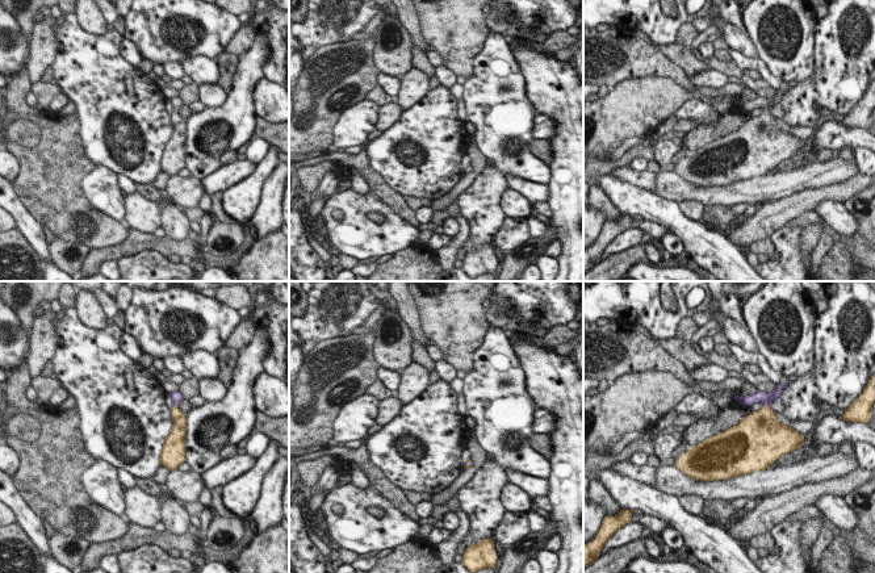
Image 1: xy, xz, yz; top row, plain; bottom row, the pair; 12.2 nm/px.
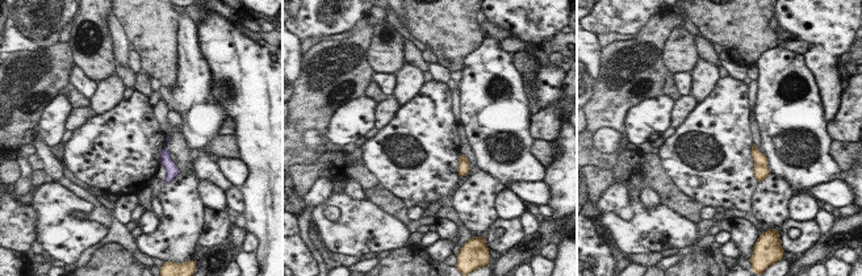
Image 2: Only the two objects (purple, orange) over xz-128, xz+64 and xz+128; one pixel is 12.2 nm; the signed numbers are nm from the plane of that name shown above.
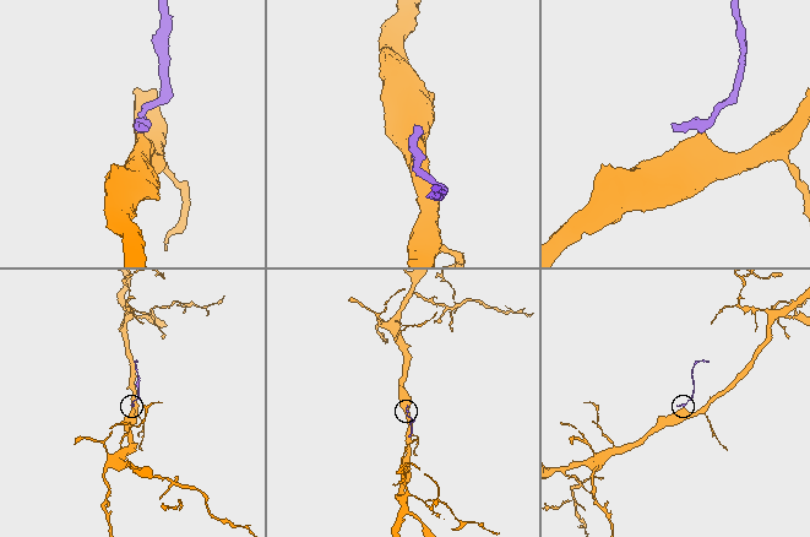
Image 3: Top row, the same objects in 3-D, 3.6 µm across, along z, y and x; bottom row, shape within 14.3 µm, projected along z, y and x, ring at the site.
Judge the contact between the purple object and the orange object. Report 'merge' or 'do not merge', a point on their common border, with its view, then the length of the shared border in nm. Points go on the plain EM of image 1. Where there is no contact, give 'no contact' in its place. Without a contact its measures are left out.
merge; contact yz (766, 112); length 110 nm

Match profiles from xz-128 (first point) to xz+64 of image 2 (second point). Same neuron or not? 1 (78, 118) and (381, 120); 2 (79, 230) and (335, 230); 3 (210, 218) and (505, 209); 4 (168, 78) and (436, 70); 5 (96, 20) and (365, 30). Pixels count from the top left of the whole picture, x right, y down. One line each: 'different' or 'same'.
1: same
2: same
3: different
4: different
5: different

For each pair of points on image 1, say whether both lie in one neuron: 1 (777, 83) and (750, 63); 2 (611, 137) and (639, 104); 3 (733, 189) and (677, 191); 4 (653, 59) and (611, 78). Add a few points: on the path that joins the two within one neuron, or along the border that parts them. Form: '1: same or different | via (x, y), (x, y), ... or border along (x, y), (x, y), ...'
1: same | via (770, 78), (757, 65)
2: same | via (614, 129), (631, 112)
3: same | via (719, 193), (691, 192)
4: same | via (643, 59), (629, 59), (622, 67)

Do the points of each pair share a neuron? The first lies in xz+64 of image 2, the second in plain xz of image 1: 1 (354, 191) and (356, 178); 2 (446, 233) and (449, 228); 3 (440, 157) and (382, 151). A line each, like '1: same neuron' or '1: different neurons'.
1: same neuron
2: same neuron
3: same neuron

